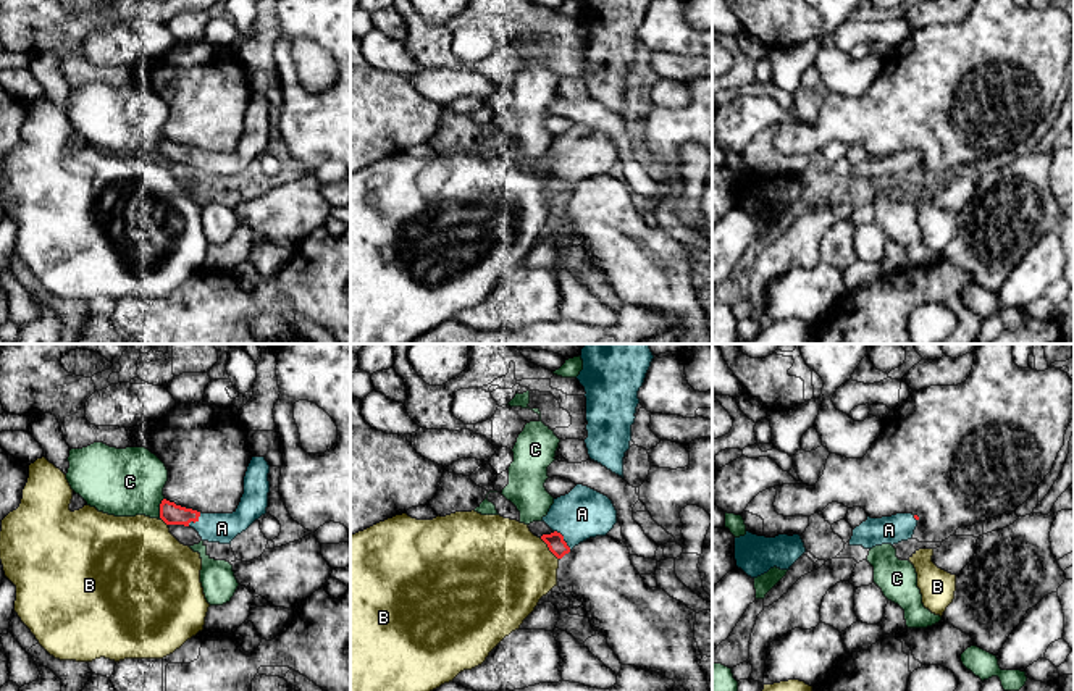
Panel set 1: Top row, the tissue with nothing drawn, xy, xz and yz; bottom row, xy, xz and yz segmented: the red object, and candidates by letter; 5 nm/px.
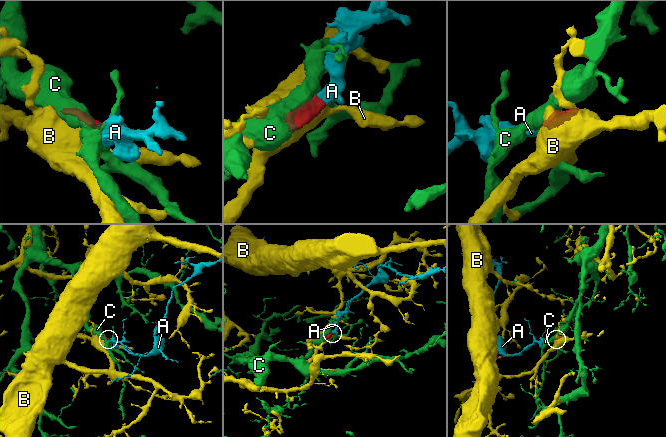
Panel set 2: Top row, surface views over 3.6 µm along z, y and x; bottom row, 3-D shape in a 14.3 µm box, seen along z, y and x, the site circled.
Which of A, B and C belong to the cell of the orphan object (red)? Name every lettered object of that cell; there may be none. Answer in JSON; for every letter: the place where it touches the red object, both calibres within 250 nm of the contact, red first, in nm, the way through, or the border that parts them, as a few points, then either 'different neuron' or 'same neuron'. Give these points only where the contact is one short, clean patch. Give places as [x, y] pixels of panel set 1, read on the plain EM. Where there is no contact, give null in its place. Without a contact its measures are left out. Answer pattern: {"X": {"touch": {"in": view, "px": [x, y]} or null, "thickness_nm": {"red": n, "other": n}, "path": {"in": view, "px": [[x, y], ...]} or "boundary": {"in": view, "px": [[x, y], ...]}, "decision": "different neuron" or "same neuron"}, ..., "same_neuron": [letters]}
{"A": {"touch": {"in": "xz", "px": [562, 178]}, "thickness_nm": {"red": 90, "other": 260}, "path": {"in": "xz", "px": [[557, 184], [562, 178], [582, 152]]}, "decision": "same neuron"}, "B": {"touch": {"in": "xz", "px": [549, 188]}, "thickness_nm": {"red": 90, "other": 460}, "decision": "different neuron"}, "C": {"touch": {"in": "xy", "px": [160, 147]}, "thickness_nm": {"red": 110, "other": 340}, "decision": "different neuron"}, "same_neuron": ["A"]}

